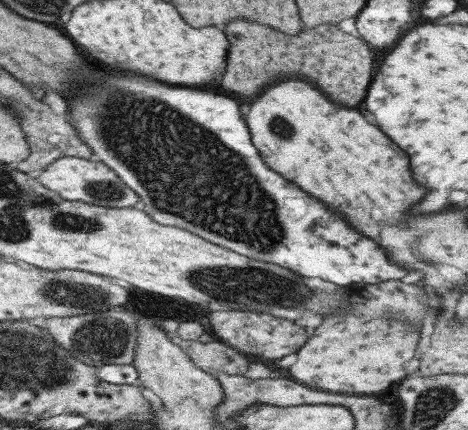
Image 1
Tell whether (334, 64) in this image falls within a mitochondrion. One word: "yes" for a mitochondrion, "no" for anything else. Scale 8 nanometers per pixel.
no

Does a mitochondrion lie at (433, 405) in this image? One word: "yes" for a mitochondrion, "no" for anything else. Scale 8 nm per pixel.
yes

